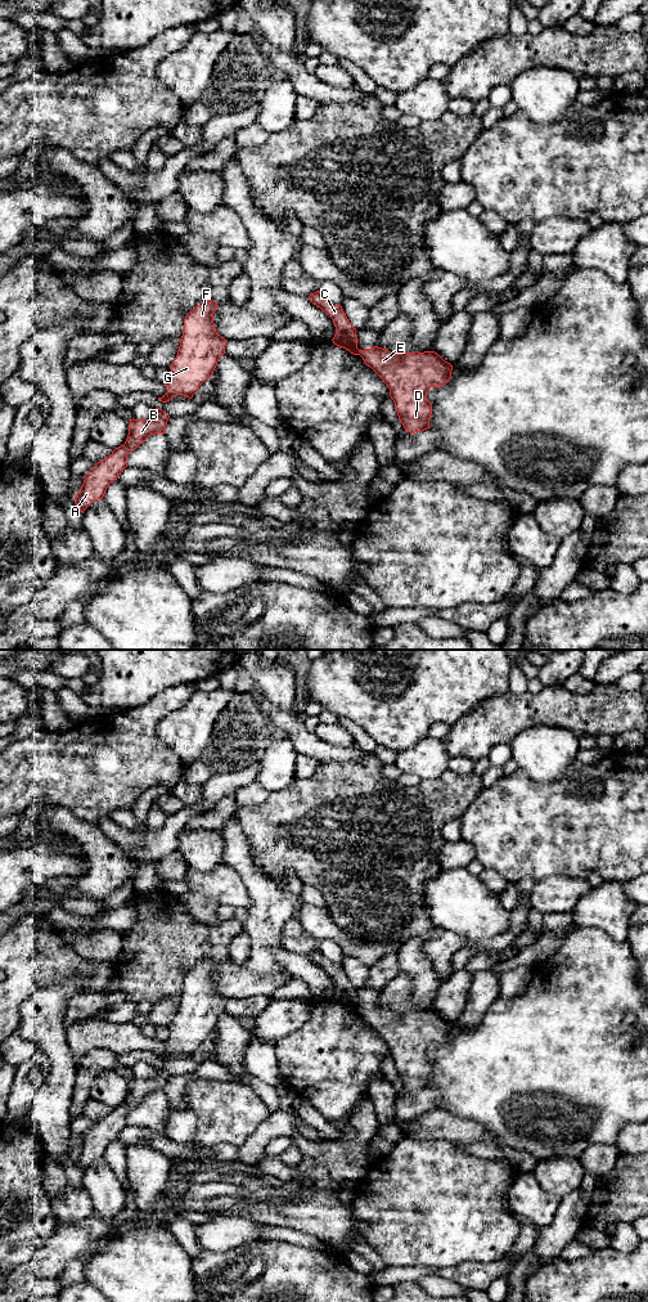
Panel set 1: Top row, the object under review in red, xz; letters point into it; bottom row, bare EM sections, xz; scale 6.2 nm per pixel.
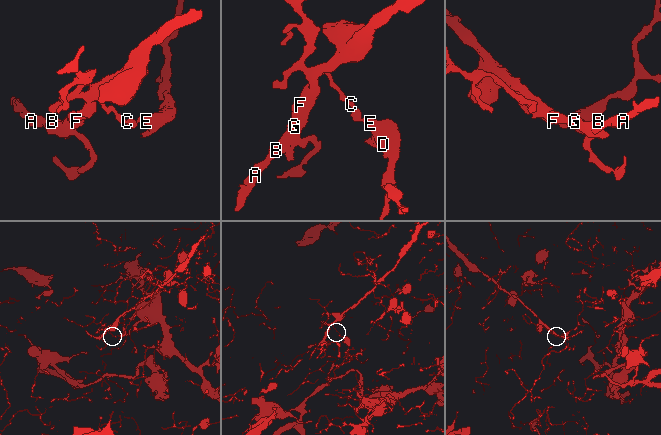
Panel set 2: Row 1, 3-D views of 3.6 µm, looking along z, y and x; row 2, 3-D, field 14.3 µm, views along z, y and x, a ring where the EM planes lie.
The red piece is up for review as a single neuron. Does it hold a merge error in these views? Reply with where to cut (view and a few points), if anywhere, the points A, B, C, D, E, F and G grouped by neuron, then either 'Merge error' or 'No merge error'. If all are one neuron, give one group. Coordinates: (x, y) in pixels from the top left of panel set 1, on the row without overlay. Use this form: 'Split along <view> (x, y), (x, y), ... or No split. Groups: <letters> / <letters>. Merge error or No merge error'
Split along xz (359, 1009), (360, 1013). Groups: A B C F G / D E. Merge error

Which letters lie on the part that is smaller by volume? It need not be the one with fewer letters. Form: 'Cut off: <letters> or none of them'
Cut off: A, B, C, F, G

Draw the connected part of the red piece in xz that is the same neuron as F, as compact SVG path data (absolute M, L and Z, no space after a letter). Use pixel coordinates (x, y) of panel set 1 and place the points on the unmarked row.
M204 958L186 973L179 1010L165 1042L167 1051L158 1056L162 1061L176 1054L192 1058L199 1045L213 1033L228 1001L215 987L213 973L217 965L217 961Z

